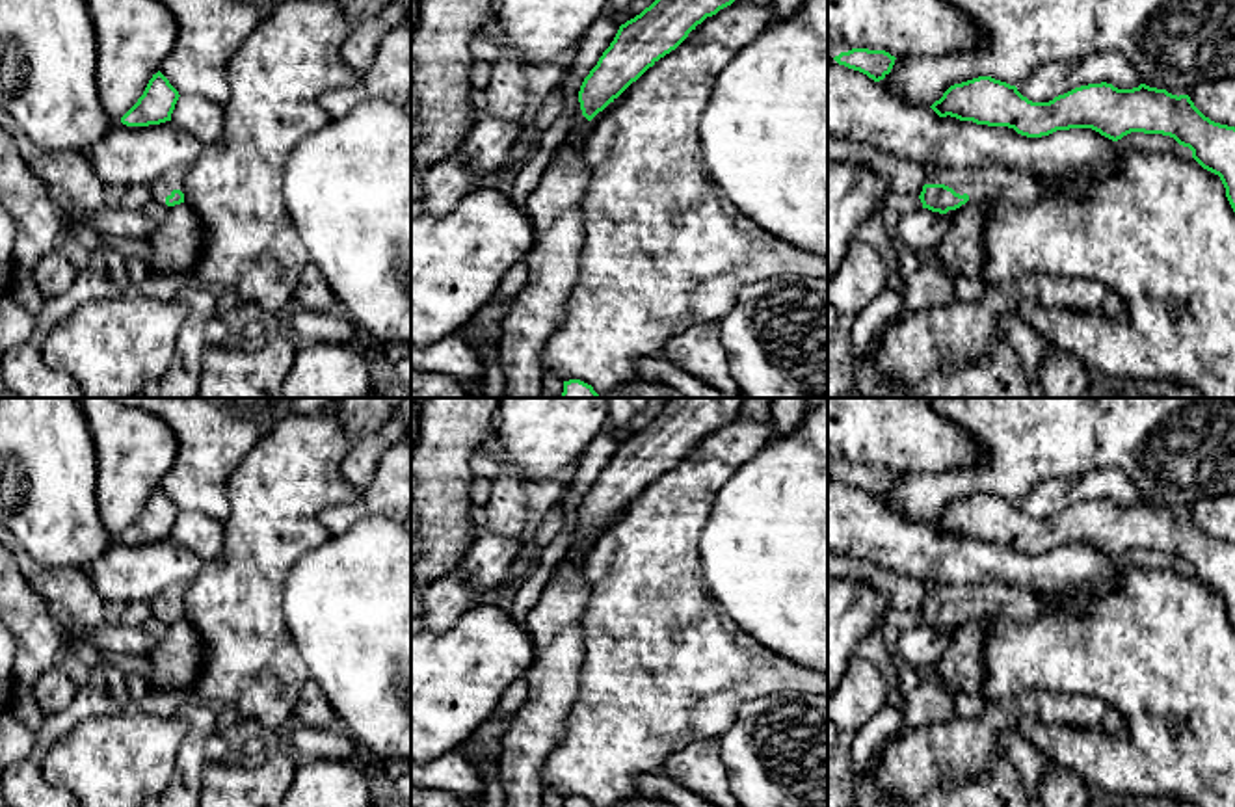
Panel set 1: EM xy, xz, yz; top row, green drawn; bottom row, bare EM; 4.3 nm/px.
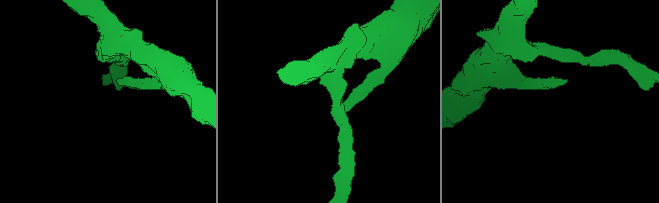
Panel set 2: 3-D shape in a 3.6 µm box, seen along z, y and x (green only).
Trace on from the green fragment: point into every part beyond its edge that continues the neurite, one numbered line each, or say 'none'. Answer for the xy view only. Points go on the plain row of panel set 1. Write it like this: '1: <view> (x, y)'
1: xy (173, 595)

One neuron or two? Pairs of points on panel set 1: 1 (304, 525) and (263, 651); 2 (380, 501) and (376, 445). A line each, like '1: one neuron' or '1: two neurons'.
1: one neuron
2: two neurons

